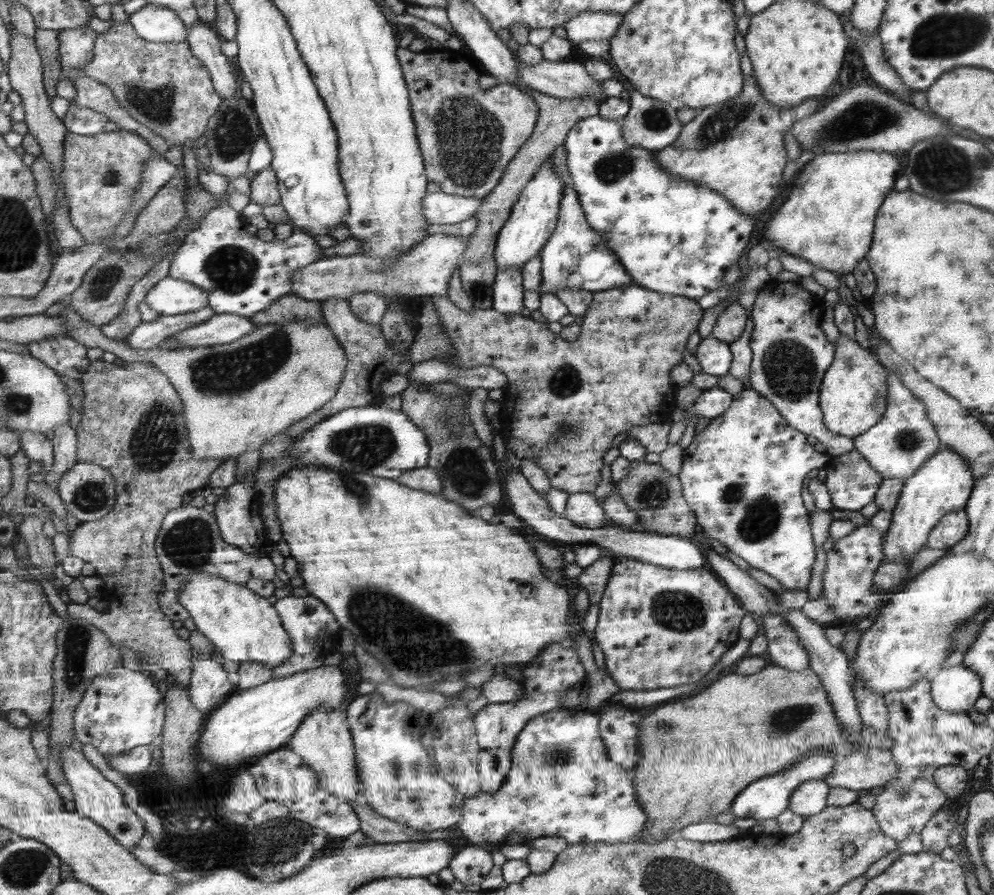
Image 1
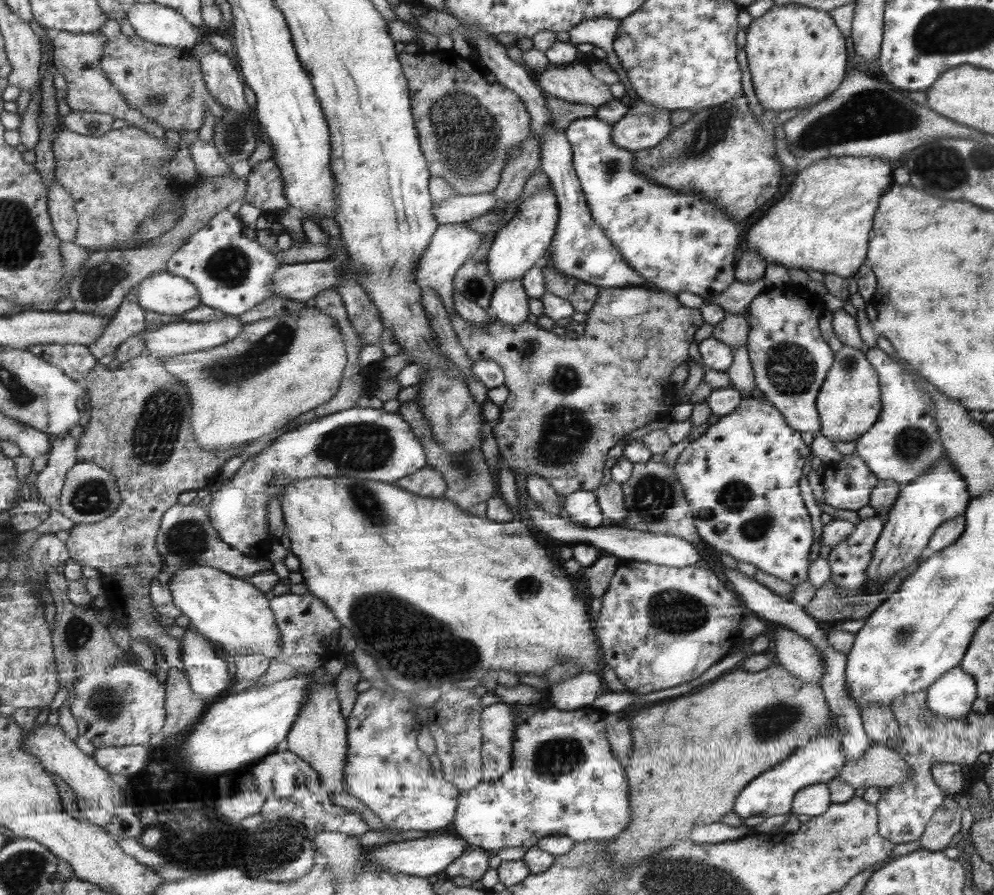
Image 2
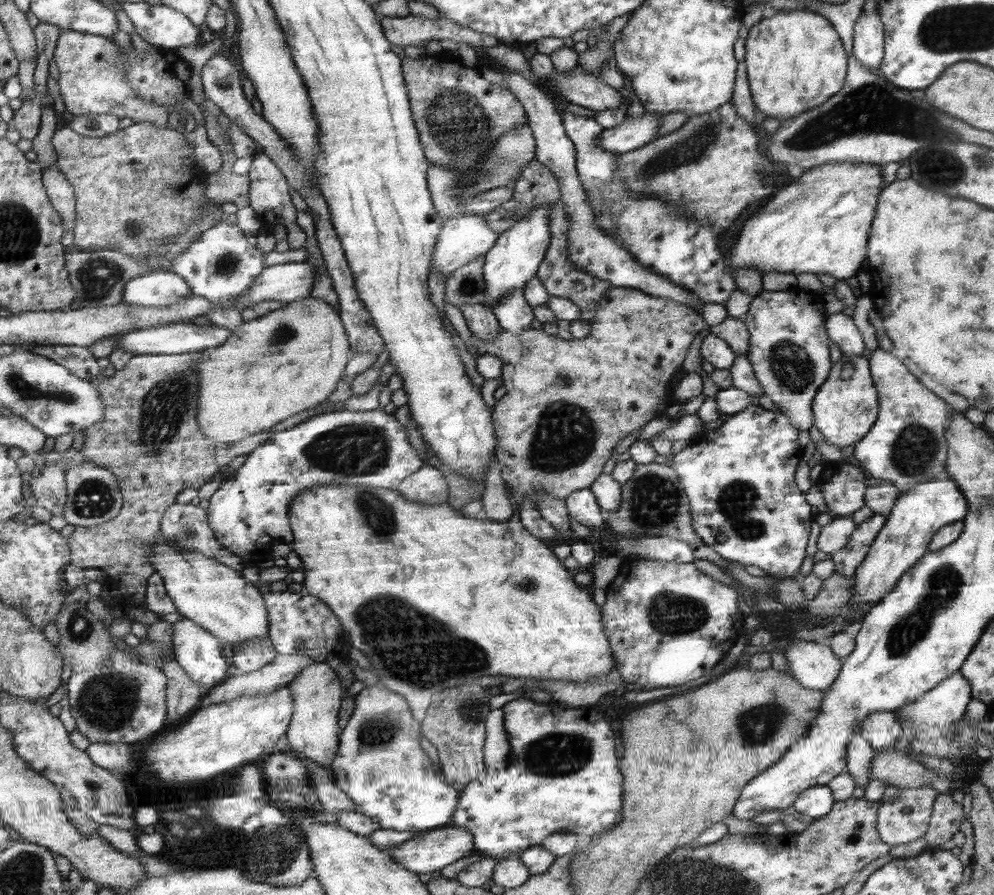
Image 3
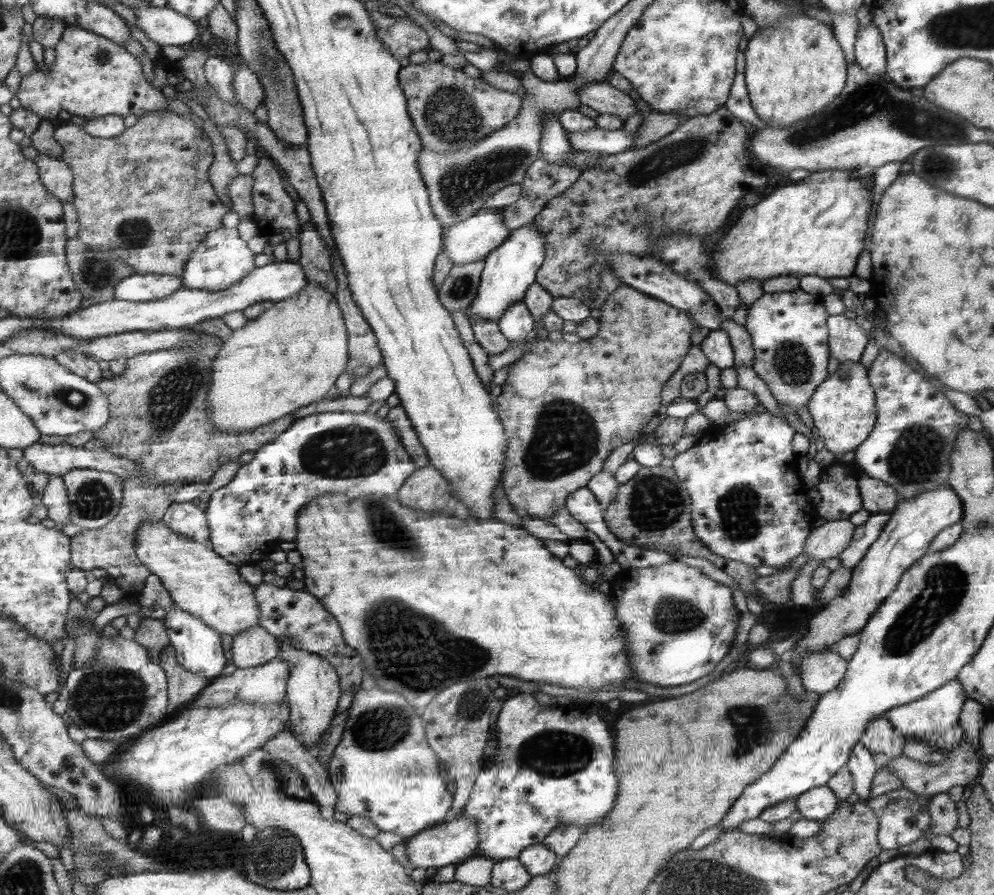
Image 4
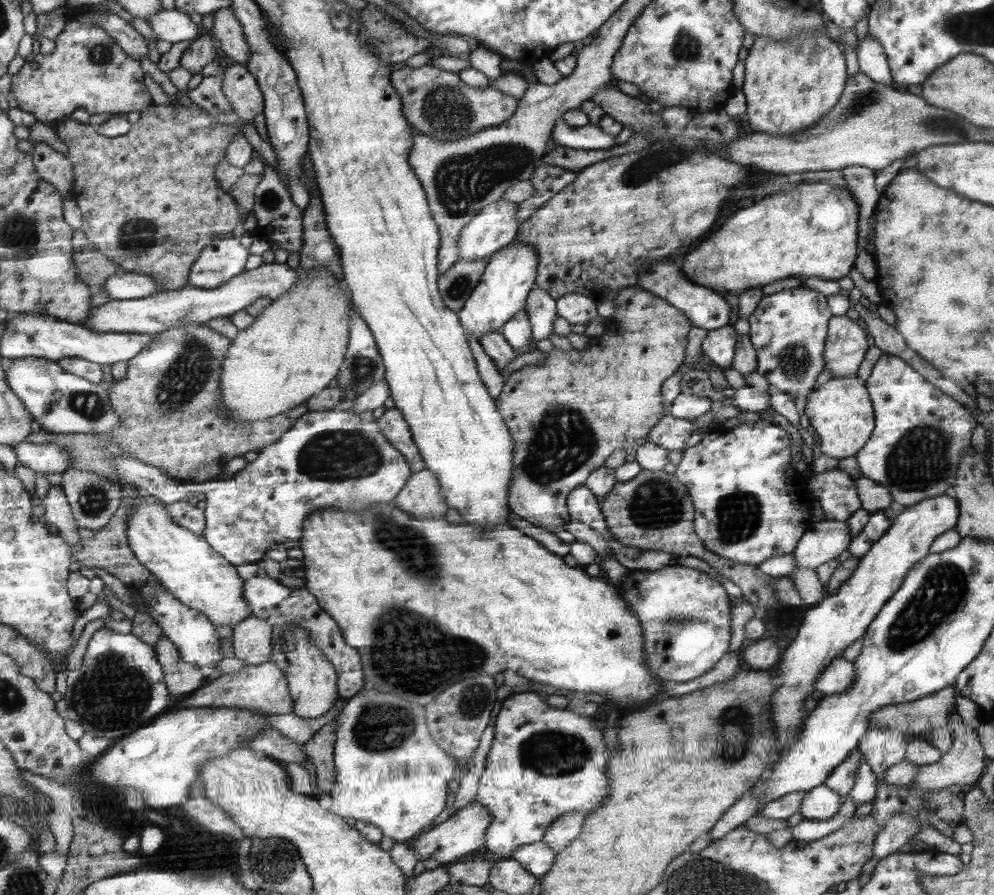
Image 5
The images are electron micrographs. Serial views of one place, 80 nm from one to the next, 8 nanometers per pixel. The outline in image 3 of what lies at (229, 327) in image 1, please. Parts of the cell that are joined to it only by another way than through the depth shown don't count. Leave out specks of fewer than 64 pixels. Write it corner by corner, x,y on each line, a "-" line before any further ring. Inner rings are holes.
167,324
156,326
155,328
129,330
120,336
114,344
114,349
126,348
134,356
139,355
172,355
185,354
190,352
205,351
208,348
221,346
227,342
233,330
213,325
194,325
194,324

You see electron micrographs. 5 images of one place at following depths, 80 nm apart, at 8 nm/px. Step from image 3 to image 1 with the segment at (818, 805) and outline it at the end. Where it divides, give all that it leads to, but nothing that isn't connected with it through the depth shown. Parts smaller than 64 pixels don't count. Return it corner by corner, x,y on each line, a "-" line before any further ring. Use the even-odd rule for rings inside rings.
810,780
801,783
796,788
789,800
789,808
791,812
797,816
810,817
824,810
827,806
828,784
821,780

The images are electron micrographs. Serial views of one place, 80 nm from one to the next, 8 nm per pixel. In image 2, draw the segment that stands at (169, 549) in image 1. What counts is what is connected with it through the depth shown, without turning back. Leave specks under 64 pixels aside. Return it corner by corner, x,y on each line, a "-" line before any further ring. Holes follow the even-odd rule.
181,503
172,506
166,513
161,522
162,526
157,536
157,548
164,561
164,570
153,580
152,603
157,612
171,618
181,616
183,611
175,604
173,593
171,593
171,580
173,575
182,568
189,566
211,566
228,572
234,577
252,577
258,572
271,570
273,563
263,555
259,559
253,559
243,555
239,550
233,549
231,545
224,542
209,517
207,510
192,503
183,505

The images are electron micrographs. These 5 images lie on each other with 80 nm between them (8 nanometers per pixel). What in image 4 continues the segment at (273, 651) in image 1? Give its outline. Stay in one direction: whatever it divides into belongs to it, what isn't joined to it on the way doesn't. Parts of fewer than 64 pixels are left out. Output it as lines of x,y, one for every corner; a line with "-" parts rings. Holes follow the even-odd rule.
147,520
137,536
137,555
152,569
153,576
163,582
179,608
202,618
222,635
234,638
249,627
261,625
256,588
241,578
237,565
225,560
209,545
173,532
164,520
157,524

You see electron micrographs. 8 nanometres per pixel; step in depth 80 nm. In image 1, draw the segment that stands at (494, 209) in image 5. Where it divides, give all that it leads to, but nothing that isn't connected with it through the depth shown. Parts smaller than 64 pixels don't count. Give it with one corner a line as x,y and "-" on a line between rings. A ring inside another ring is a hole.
445,233
430,234
414,244
405,254
397,258
369,258
362,253
353,256
321,258
313,264
294,270
292,292
303,300
323,302
331,297
350,299
355,291
378,292
383,298
416,299
422,296
447,297
450,276
460,266
466,252
467,237
451,236

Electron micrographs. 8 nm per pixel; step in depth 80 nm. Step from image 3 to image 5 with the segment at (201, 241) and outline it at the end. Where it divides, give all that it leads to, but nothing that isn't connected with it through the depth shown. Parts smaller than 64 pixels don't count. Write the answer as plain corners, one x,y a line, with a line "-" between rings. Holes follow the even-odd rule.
222,235
212,246
202,250
200,259
192,266
190,284
197,288
214,289
223,286
245,272
250,249
232,236

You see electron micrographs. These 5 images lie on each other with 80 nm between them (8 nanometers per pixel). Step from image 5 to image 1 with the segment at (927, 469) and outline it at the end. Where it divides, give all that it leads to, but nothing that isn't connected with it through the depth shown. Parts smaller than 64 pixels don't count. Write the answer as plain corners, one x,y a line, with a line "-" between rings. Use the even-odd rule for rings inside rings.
887,369
887,406
881,418
863,434
852,439
854,449
882,479
904,481
914,475
943,445
929,420
924,404
902,383
898,374

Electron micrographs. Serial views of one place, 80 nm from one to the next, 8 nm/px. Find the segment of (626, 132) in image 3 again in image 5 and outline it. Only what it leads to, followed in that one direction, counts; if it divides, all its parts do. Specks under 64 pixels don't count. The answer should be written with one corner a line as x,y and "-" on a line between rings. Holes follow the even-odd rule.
561,119
552,128
552,142
572,149
608,149
614,144
616,136
605,134
597,124
570,127

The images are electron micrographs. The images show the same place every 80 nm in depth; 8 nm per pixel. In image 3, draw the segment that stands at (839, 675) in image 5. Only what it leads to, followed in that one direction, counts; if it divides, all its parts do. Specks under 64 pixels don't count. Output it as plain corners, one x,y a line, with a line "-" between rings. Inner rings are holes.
789,643
782,654
794,680
809,690
824,692
840,674
842,661
833,655
827,643

